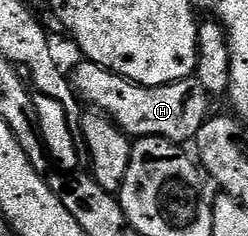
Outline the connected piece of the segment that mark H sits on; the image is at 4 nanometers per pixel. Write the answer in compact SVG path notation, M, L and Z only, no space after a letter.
M81 60L70 75L77 96L99 113L113 119L131 138L163 137L177 143L193 142L200 127L211 116L212 98L196 77L170 85L148 88L100 67L93 61Z

